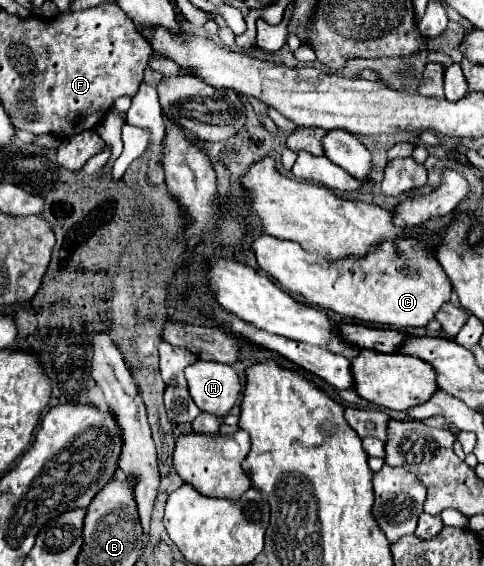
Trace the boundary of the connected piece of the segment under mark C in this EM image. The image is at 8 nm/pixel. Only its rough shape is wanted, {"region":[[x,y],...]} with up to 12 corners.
{"region":[[266,234],[260,268],[340,316],[426,326],[450,300],[436,256],[408,240],[330,262]]}

